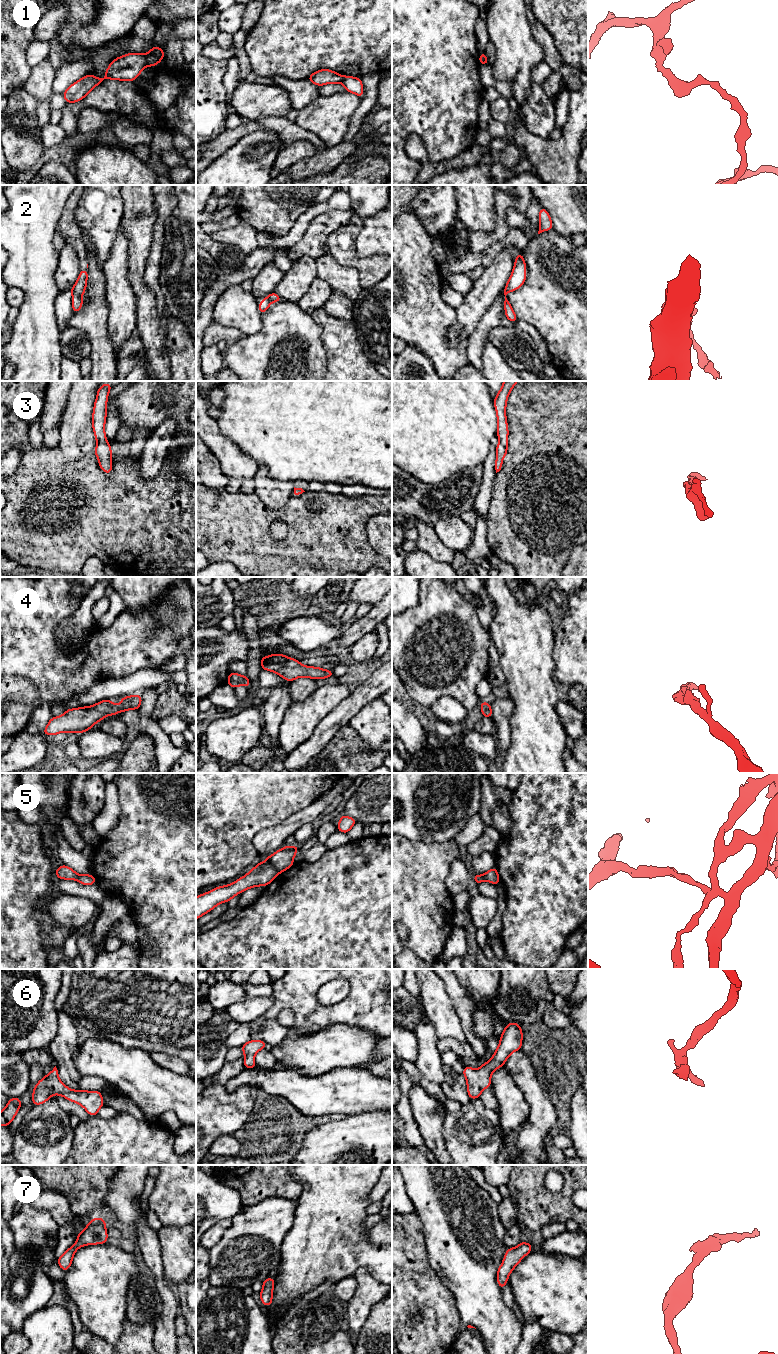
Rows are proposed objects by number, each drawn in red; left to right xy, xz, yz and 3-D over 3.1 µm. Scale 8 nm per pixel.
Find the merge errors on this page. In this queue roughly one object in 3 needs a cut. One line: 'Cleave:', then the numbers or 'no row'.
Cleave: 1, 2, 5

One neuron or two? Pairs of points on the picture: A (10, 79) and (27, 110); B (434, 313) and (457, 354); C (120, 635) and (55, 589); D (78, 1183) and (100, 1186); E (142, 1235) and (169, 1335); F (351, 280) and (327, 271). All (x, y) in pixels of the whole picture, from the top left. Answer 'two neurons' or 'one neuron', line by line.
A: two neurons
B: one neuron
C: one neuron
D: one neuron
E: one neuron
F: one neuron

